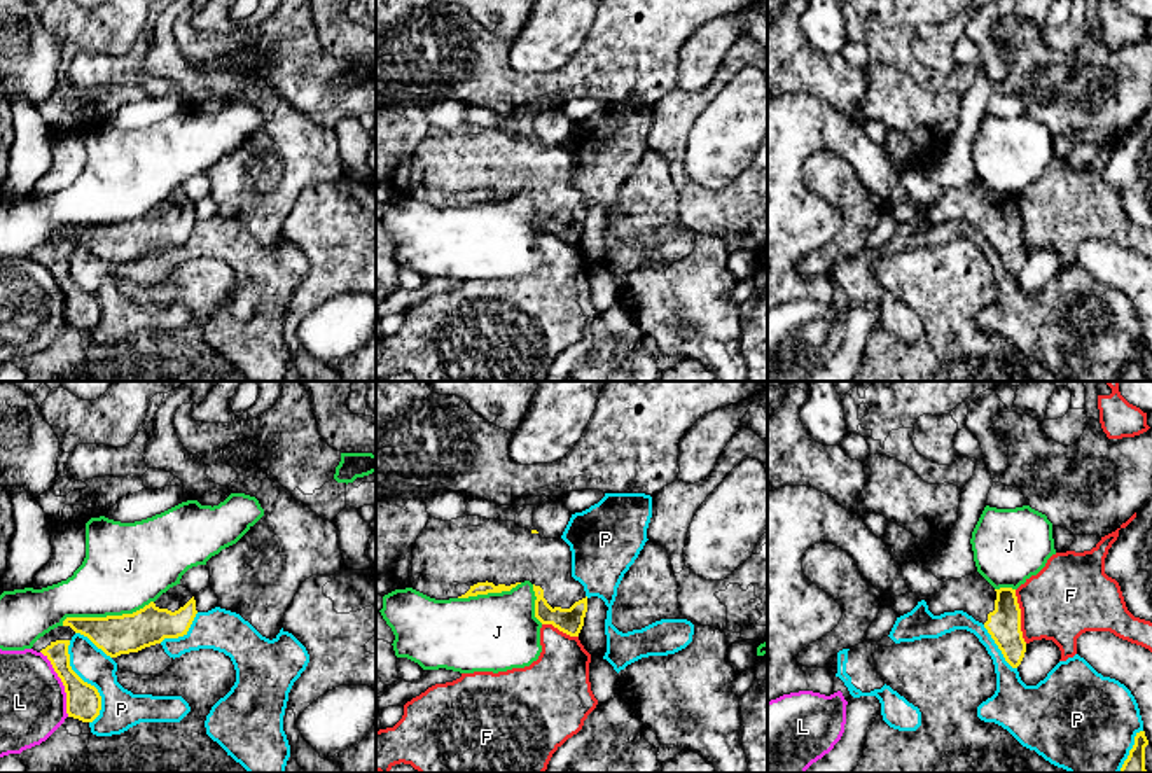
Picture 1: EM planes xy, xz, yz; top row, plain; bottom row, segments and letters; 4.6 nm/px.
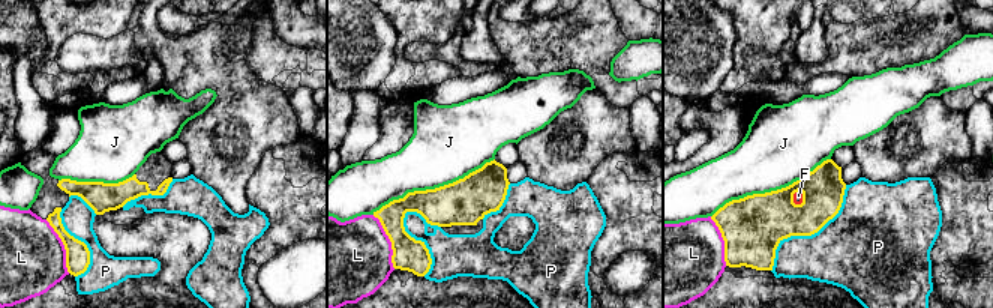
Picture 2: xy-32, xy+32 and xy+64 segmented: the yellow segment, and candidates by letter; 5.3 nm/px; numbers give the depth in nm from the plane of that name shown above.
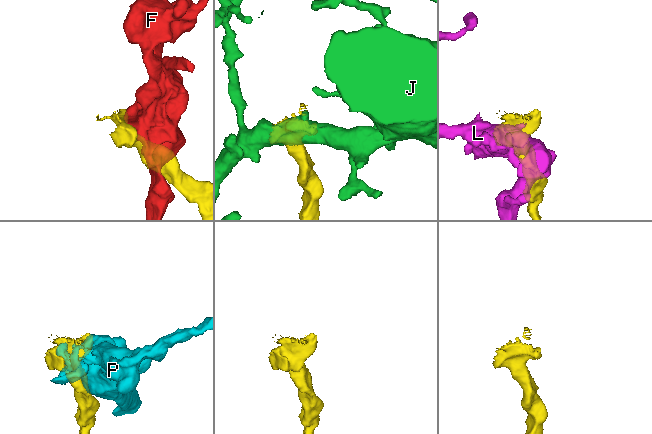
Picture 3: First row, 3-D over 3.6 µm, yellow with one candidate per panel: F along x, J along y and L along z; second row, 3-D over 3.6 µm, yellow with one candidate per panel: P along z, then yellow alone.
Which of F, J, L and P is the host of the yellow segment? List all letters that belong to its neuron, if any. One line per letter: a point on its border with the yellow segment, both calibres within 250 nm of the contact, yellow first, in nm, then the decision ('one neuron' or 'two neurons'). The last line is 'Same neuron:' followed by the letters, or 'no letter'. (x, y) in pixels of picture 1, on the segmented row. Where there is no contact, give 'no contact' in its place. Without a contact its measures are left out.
F: yz (1020, 616) | 160/360 nm | two neurons
J: xy (107, 616) | 180/400 nm | two neurons
L: xy (63, 684) | 160/300 nm | two neurons
P: xy (86, 682) | 160/180 nm | two neurons
Same neuron: no letter

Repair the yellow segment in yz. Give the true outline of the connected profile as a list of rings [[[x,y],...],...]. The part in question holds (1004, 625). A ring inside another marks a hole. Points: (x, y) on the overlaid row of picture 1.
[[[979,572],[942,582],[942,589],[926,600],[933,616],[963,610],[982,623],[1005,661],[1017,668],[1026,652],[1021,631],[1021,609],[1016,589],[995,589]]]

